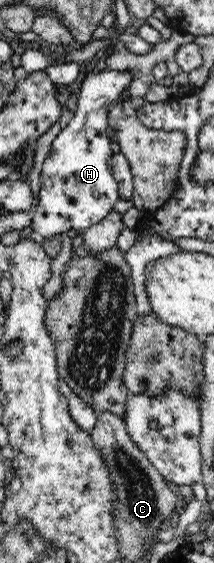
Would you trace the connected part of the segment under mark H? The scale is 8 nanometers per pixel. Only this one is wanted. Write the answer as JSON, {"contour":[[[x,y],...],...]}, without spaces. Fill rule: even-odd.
{"contour":[[[108,69],[96,71],[84,79],[75,115],[54,139],[52,150],[43,163],[38,198],[29,225],[31,238],[37,243],[43,244],[50,237],[60,236],[70,229],[83,232],[92,224],[101,222],[116,205],[120,197],[110,167],[110,158],[114,154],[111,139],[106,135],[109,105],[126,95],[133,79],[130,74]]]}

